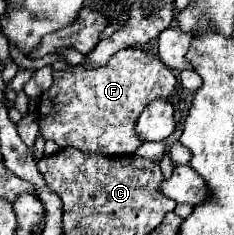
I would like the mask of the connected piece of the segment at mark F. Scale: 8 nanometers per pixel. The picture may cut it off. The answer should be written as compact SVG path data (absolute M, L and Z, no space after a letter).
M142 48L116 52L104 66L68 66L52 74L52 86L38 98L38 124L42 140L52 140L60 148L74 146L88 154L134 154L142 140L136 136L138 114L154 100L174 94L176 76L158 56Z

